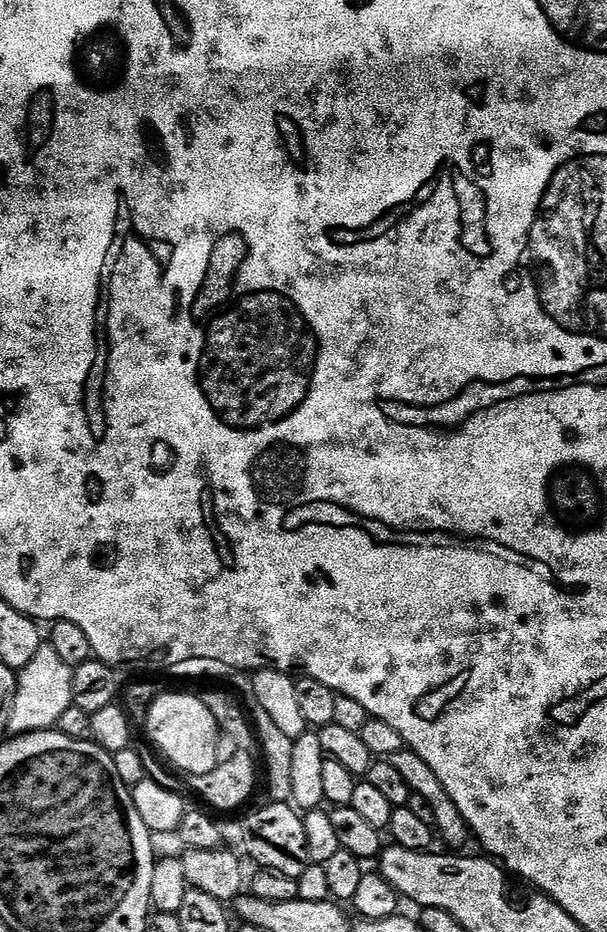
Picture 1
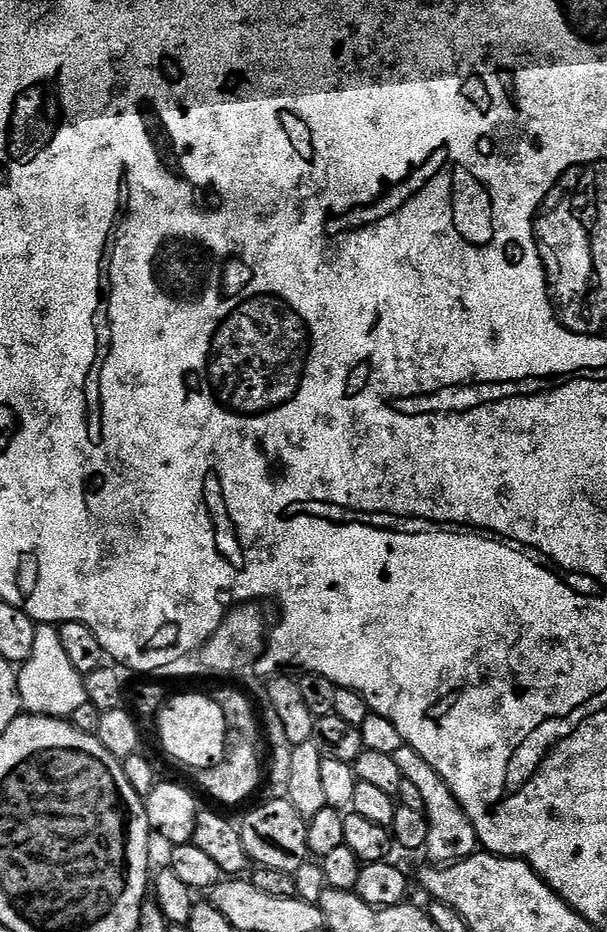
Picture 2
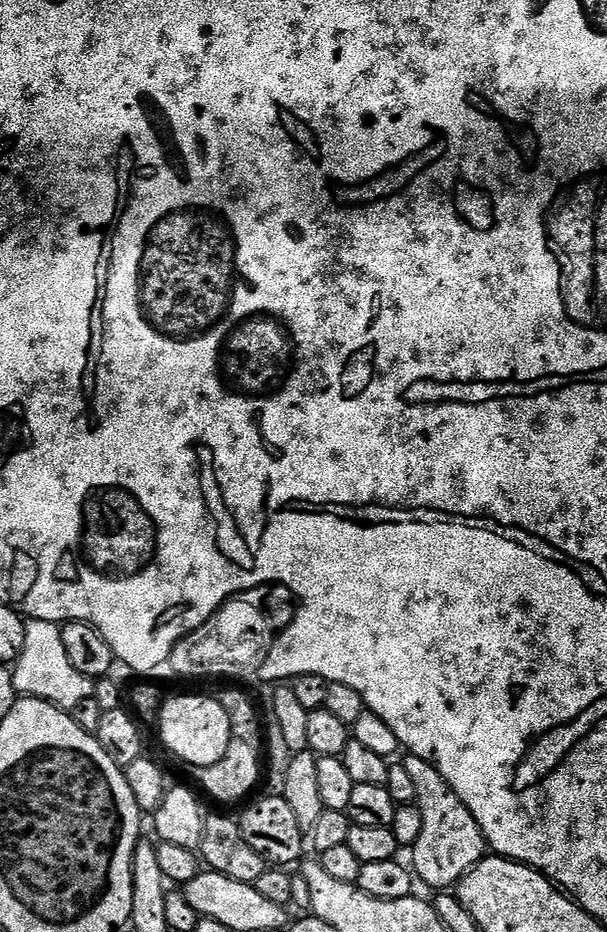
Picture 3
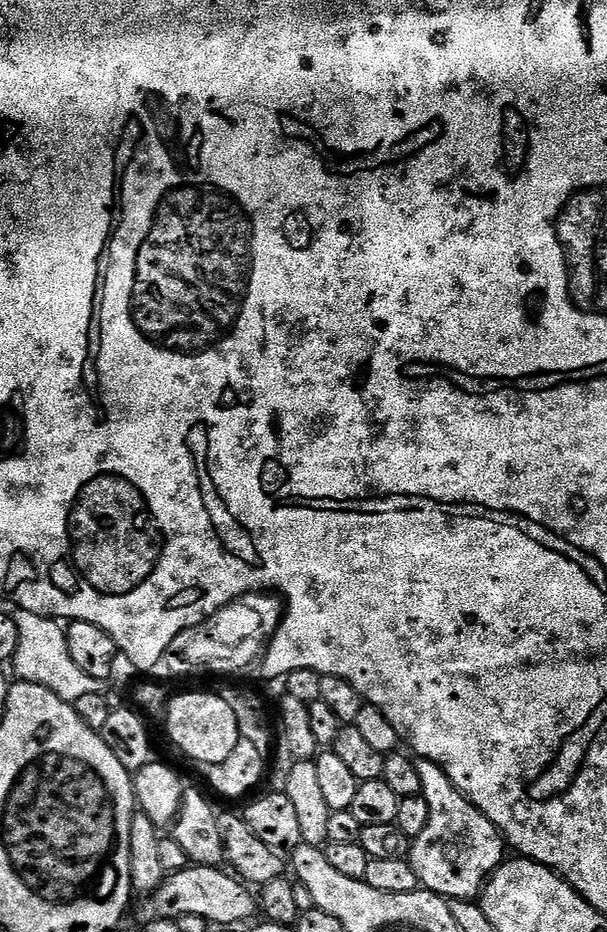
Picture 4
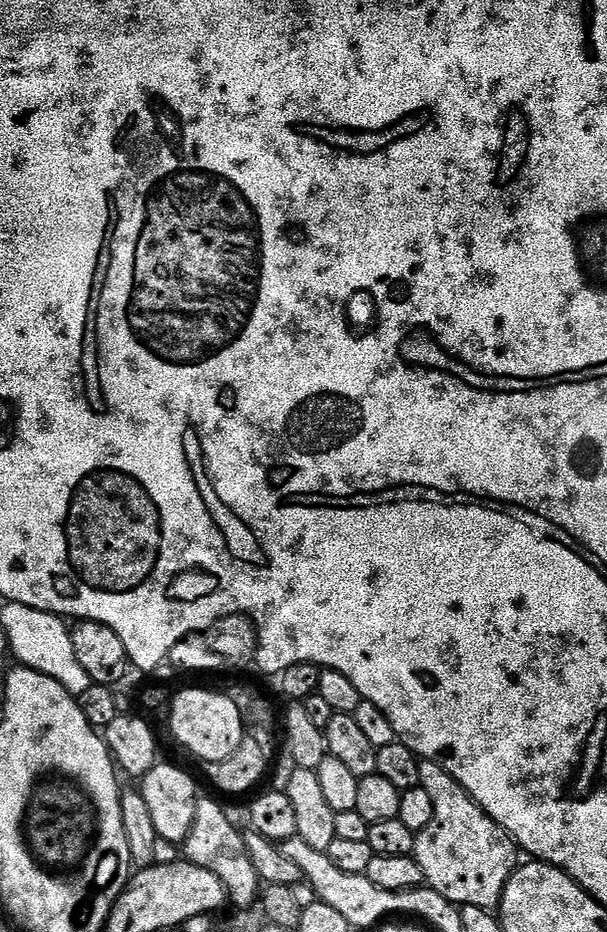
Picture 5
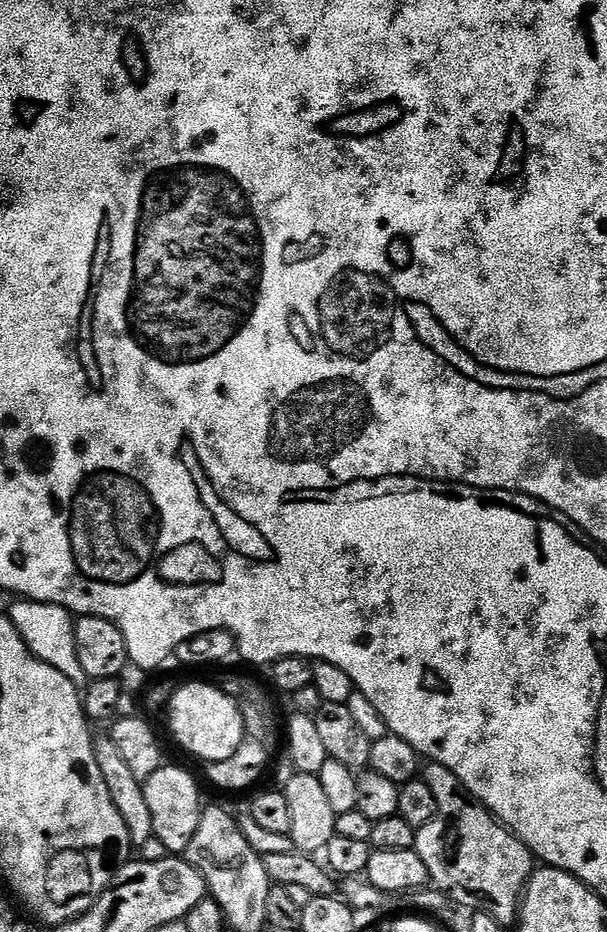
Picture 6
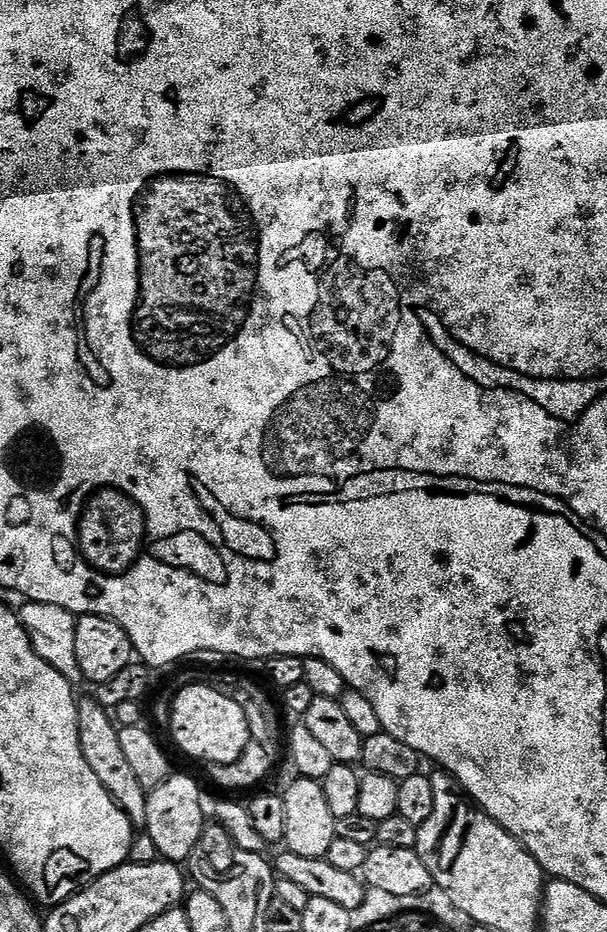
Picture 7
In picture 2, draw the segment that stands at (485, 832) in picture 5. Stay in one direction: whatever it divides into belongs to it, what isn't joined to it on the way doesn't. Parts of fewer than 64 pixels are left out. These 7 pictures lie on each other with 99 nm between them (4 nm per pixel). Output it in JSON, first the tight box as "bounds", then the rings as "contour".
{"bounds":[392,746,478,866],"contour":[[[407,746],[402,747],[392,756],[394,762],[402,770],[405,780],[414,782],[414,787],[422,794],[424,803],[424,815],[428,817],[428,847],[426,855],[431,863],[436,866],[447,866],[455,861],[464,860],[467,856],[474,856],[478,851],[476,831],[472,825],[472,819],[464,812],[463,806],[456,800],[455,794],[449,790],[448,784],[422,758],[419,754]]]}

